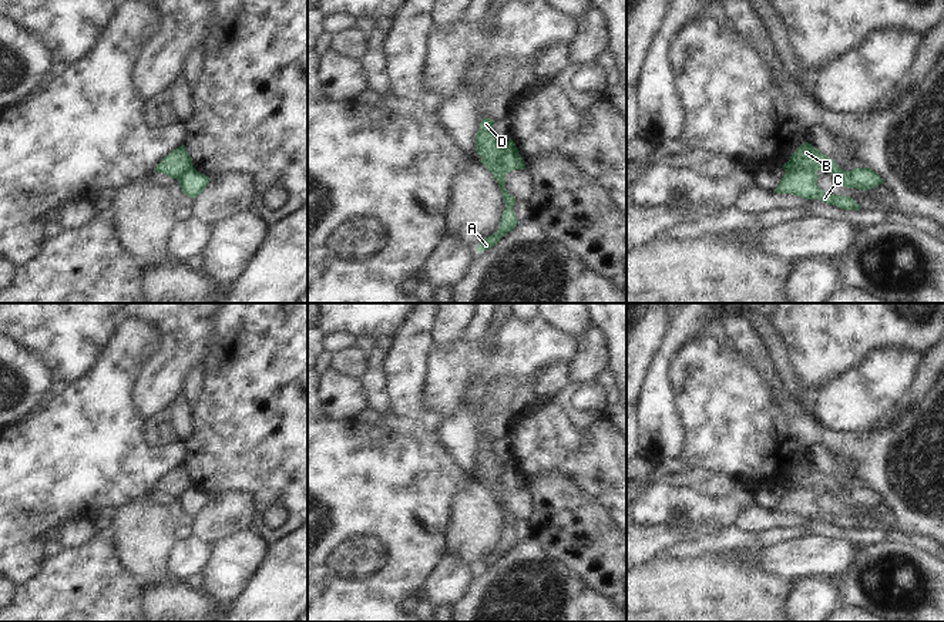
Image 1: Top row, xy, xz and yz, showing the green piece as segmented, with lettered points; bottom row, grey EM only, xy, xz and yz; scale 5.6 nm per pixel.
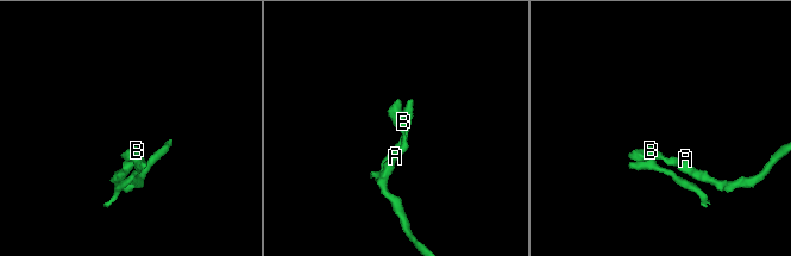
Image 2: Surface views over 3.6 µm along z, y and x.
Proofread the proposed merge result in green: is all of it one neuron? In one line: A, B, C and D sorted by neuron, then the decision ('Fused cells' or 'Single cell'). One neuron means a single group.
Groups: A B D / C. Fused cells

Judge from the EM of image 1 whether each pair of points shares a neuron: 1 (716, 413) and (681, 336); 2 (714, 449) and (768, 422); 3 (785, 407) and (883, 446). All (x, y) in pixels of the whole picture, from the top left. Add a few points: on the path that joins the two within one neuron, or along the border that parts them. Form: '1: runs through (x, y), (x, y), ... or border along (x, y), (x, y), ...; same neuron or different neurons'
1: border along (708, 335), (689, 342), (677, 356), (668, 375); different neurons
2: runs through (726, 436), (731, 431), (755, 431); same neuron
3: runs through (809, 431), (835, 441), (859, 446); same neuron

